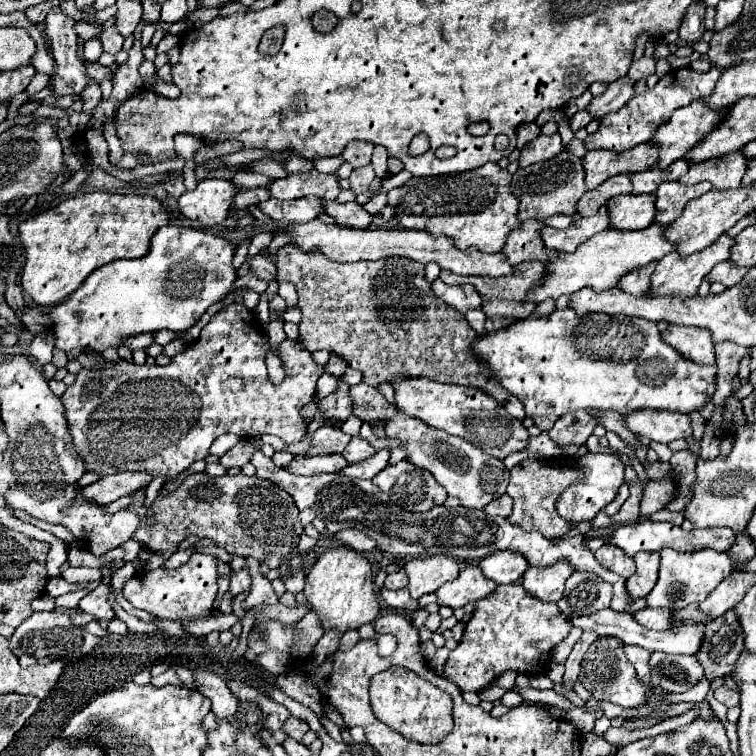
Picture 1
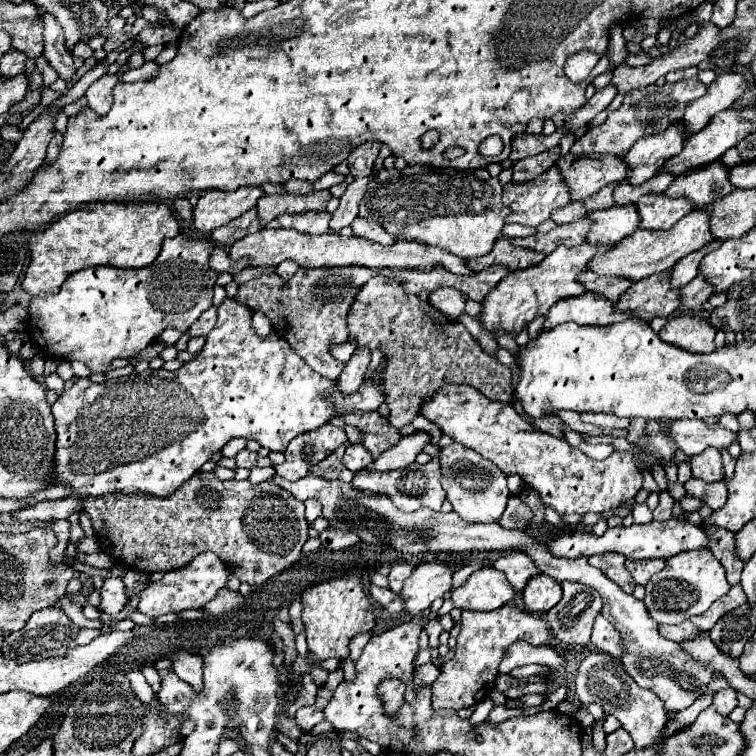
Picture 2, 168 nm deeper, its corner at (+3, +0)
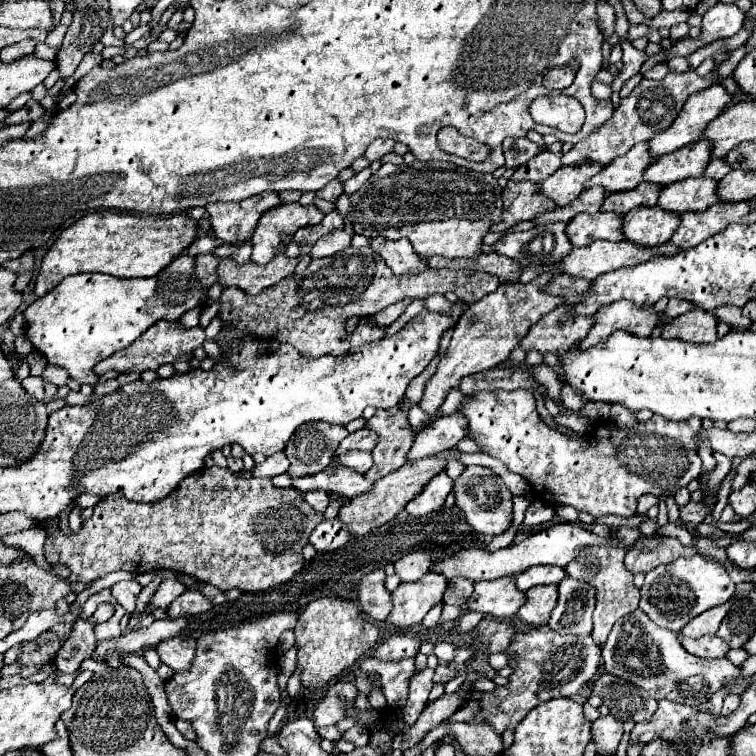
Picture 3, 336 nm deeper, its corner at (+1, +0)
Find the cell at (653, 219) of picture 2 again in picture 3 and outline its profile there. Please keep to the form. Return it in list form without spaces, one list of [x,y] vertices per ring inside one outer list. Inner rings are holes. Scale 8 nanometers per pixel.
[[[634,207],[624,215],[624,239],[640,245],[660,245],[670,241],[676,227],[680,225],[680,215],[664,211],[662,207]]]

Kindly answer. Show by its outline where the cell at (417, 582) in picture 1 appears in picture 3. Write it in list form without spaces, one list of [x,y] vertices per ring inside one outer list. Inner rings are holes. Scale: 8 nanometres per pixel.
[[[428,573],[420,581],[402,583],[392,593],[394,609],[388,615],[386,623],[394,629],[412,629],[422,623],[426,613],[442,601],[446,579],[440,573]]]

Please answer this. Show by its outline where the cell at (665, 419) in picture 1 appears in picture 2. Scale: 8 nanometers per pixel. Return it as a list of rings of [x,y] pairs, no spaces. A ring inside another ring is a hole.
[[[696,419],[672,421],[670,435],[674,435],[676,445],[690,457],[702,453],[708,447],[726,449],[738,439],[738,433],[728,431],[722,425],[706,425],[704,421]]]

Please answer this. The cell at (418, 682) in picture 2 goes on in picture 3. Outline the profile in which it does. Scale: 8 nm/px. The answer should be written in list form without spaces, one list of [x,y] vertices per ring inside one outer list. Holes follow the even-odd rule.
[[[426,667],[424,671],[418,671],[412,679],[410,679],[410,693],[408,693],[408,701],[402,709],[402,719],[408,727],[412,727],[416,723],[416,719],[420,717],[422,709],[426,707],[428,703],[428,695],[430,695],[430,689],[434,685],[432,681],[434,677],[434,669]]]

